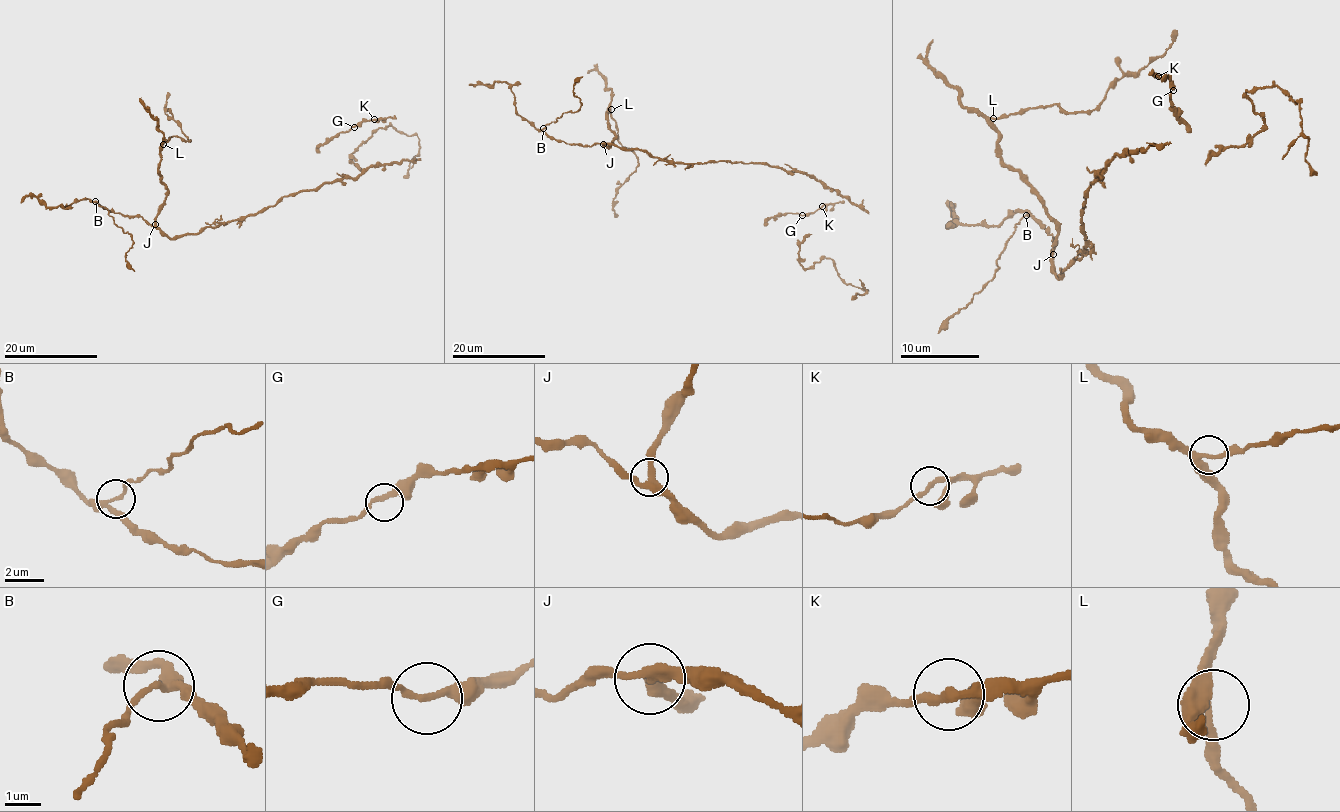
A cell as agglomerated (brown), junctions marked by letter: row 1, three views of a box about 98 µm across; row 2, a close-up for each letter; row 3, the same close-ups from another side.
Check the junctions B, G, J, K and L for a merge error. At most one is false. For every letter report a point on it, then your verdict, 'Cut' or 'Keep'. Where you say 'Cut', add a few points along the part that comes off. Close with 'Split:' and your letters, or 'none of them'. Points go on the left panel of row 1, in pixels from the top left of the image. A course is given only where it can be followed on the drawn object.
B: Place: (95, 201). Cut. Course of the part to remove: (95, 201), (131, 237), (132, 247), (126, 252), (125, 262), (135, 271)
G: Place: (354, 127). Keep
J: Place: (155, 224). Keep
K: Place: (374, 119). Keep
L: Place: (163, 144). Keep
Split: B

